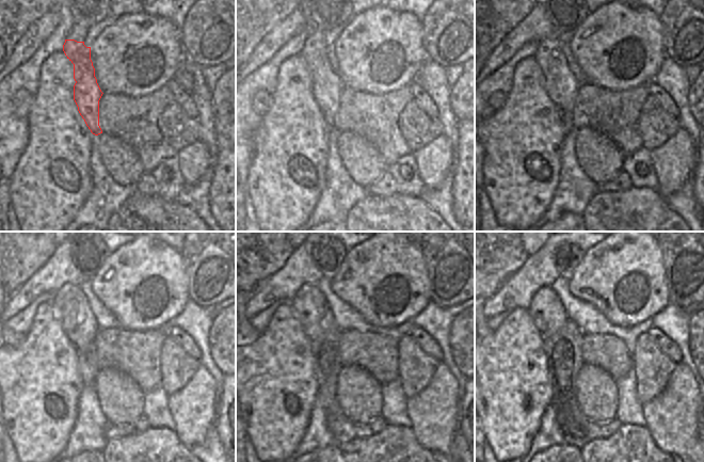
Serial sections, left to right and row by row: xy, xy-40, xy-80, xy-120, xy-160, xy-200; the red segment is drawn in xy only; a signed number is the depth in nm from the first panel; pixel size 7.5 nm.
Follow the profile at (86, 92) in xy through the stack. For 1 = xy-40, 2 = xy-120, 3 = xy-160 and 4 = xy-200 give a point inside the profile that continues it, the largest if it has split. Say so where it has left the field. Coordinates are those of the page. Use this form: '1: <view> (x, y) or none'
1: xy-40 (326, 84)
2: xy-120 (79, 323)
3: xy-160 (309, 305)
4: xy-200 (546, 309)

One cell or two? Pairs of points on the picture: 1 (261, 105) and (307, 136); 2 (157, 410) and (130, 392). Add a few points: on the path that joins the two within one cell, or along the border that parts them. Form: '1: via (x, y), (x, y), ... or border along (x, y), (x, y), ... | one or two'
1: border along (272, 95), (270, 106), (261, 116) | two
2: border along (144, 392), (144, 409), (141, 414) | two

